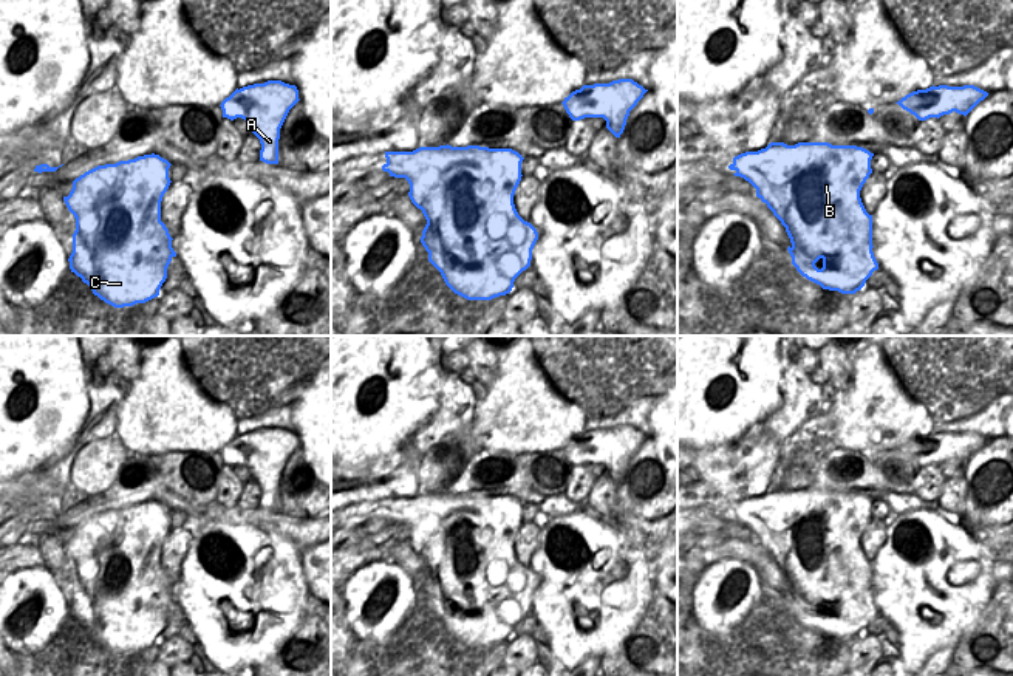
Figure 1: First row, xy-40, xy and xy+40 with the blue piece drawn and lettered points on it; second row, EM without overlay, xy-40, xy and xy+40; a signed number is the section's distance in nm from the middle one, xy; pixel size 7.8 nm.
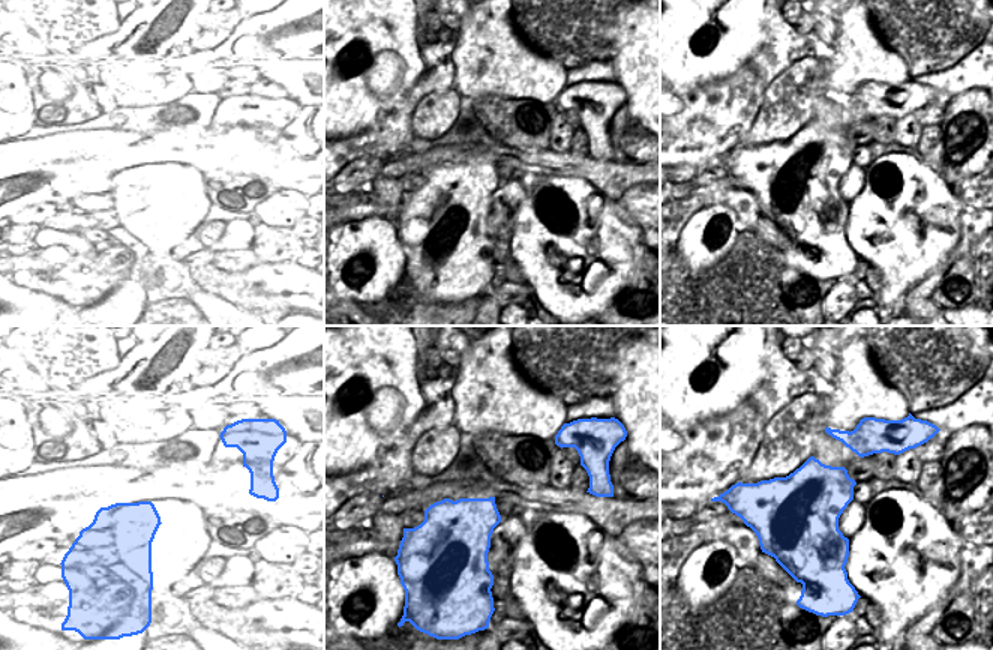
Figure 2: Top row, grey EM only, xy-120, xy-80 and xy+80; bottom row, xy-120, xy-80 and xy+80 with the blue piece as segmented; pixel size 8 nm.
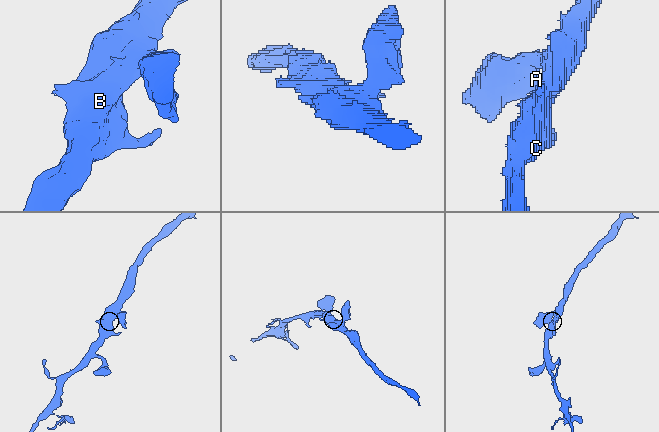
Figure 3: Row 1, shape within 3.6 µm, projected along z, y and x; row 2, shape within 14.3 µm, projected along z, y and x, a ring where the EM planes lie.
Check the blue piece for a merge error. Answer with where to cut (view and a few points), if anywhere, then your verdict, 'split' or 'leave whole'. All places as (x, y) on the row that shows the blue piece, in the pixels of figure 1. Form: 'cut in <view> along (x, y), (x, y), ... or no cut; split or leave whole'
no cut; leave whole

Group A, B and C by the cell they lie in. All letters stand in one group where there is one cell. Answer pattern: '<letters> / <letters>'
A B C

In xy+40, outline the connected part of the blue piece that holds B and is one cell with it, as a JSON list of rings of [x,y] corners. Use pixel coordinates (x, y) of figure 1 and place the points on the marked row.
[[[770,142],[758,152],[745,152],[728,166],[756,189],[756,196],[767,204],[786,227],[792,265],[807,280],[823,289],[855,294],[878,269],[872,252],[872,215],[861,203],[860,190],[872,173],[874,153],[857,145],[829,142]]]

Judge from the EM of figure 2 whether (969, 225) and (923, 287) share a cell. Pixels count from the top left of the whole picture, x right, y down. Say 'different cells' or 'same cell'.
same cell

